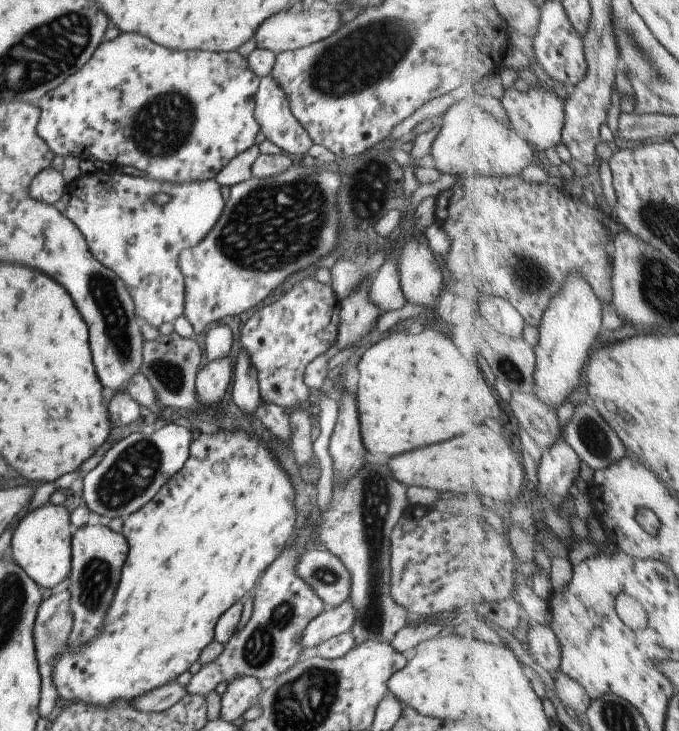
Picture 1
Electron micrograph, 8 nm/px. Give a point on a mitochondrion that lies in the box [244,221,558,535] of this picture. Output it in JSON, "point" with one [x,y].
{"point":[532,277]}

